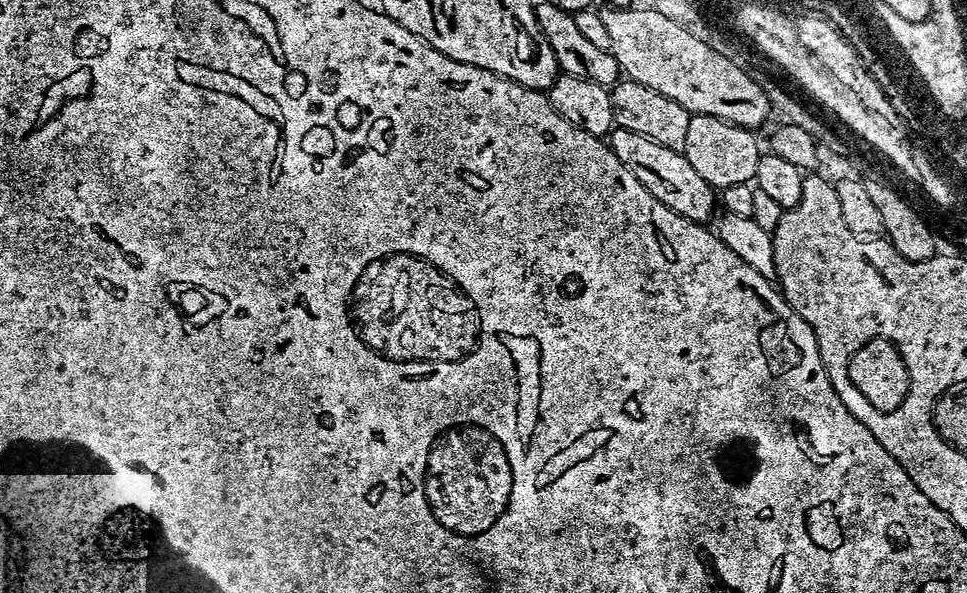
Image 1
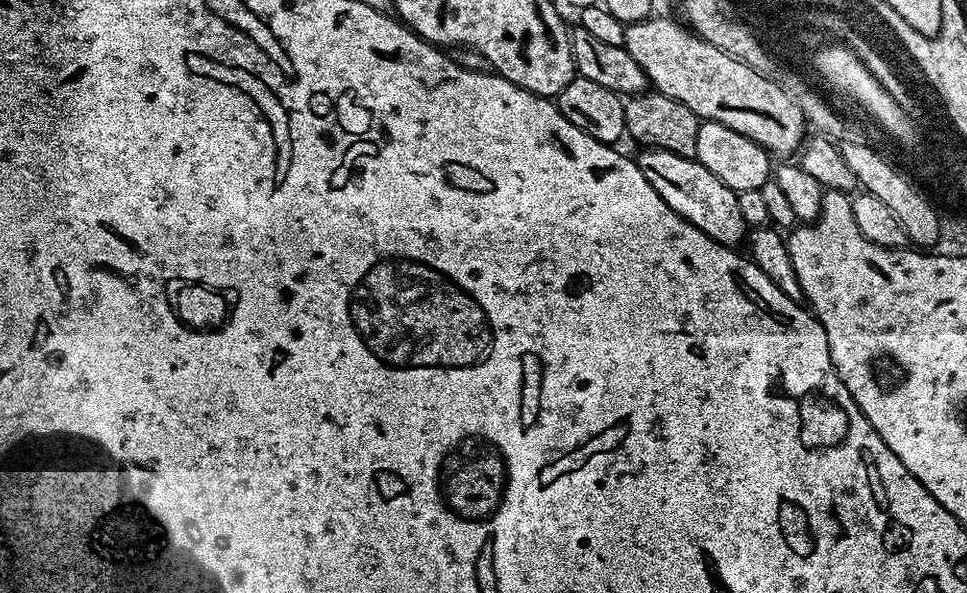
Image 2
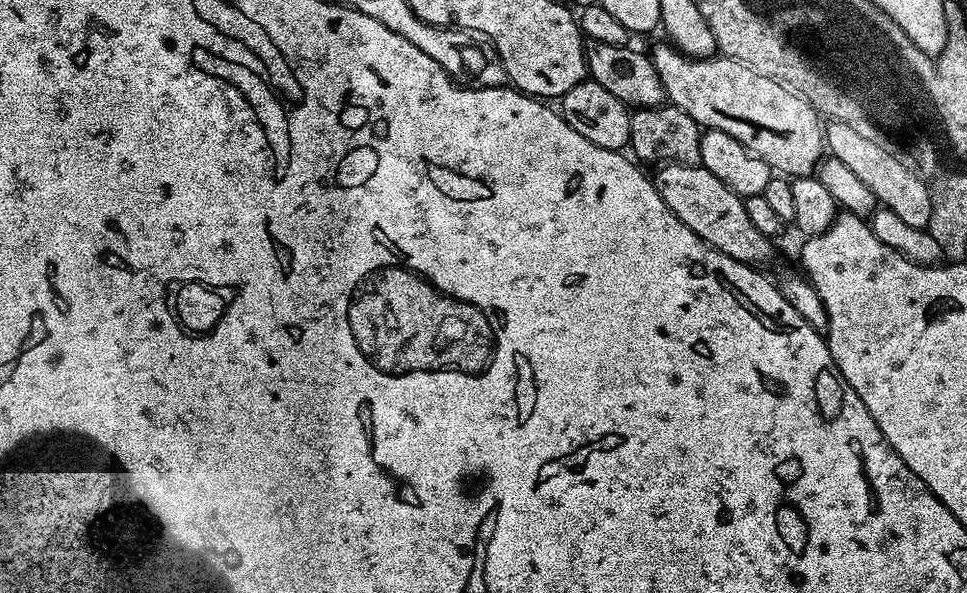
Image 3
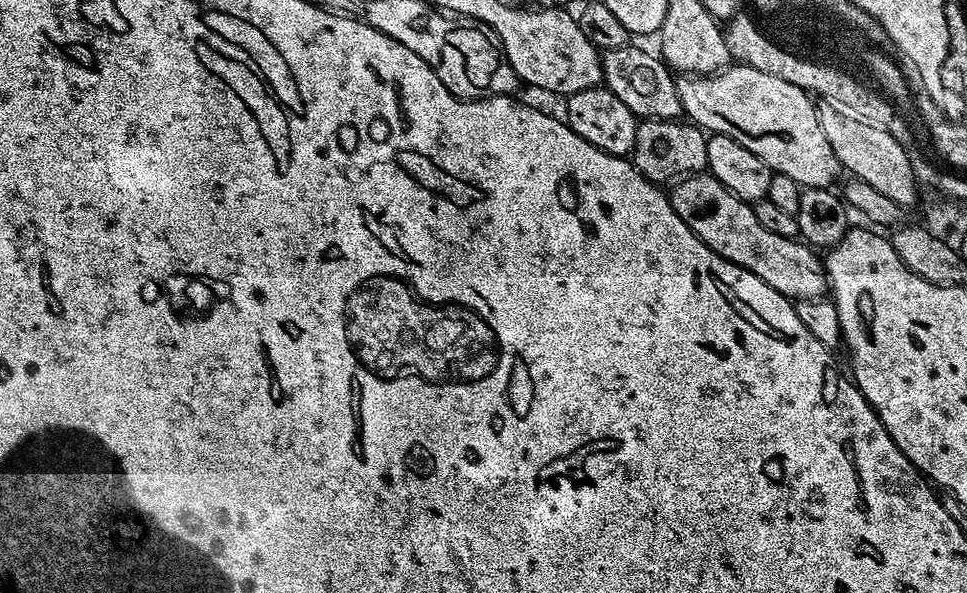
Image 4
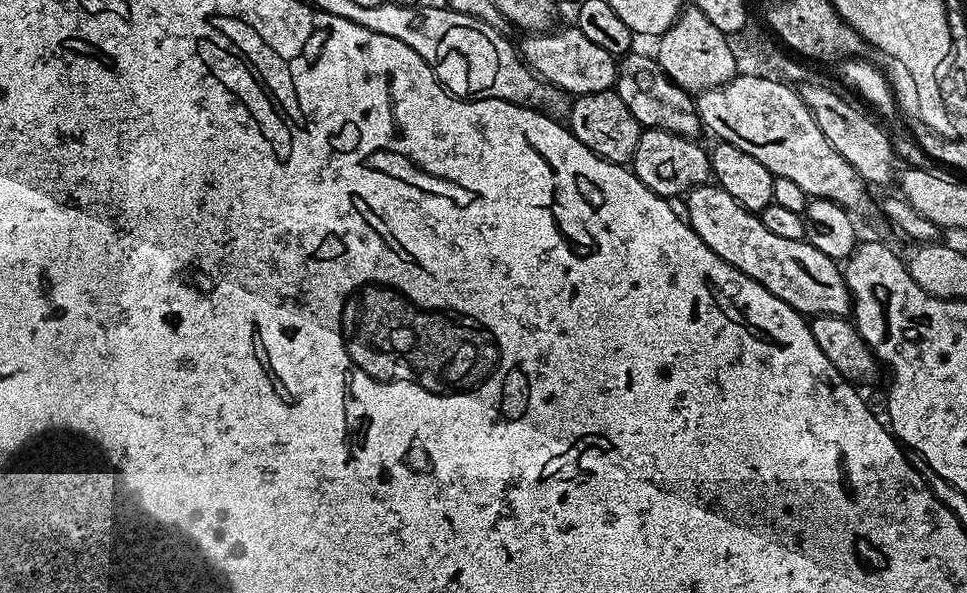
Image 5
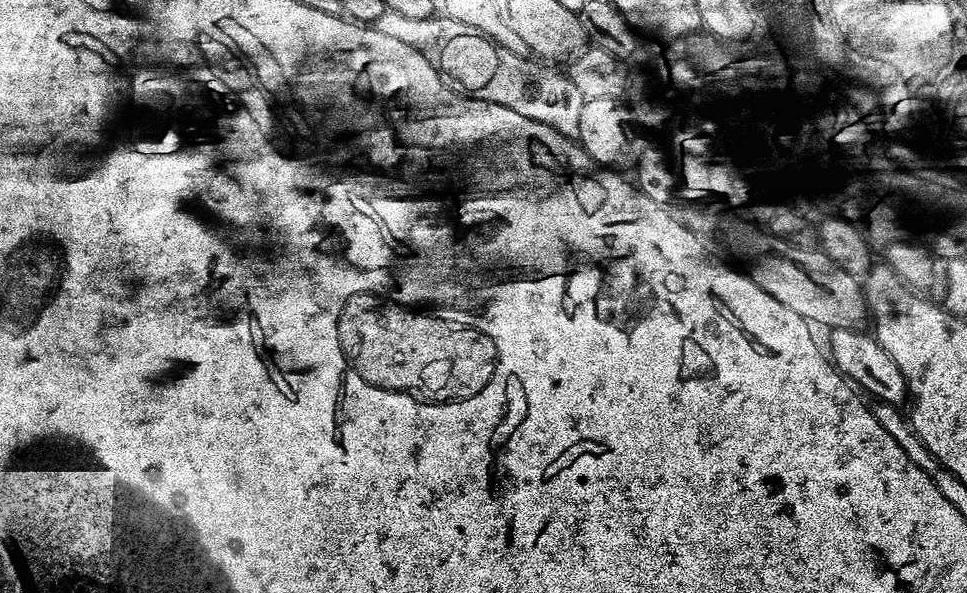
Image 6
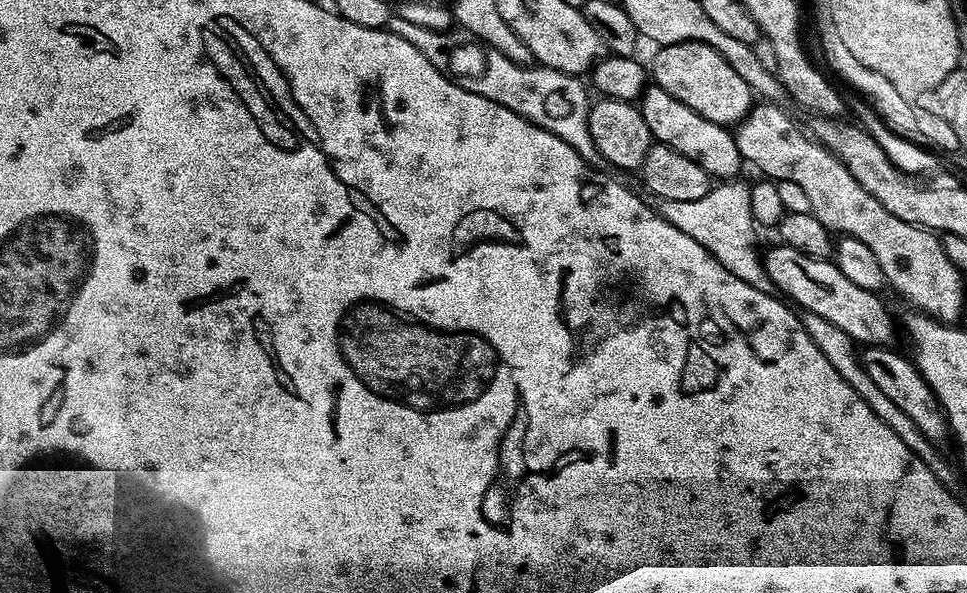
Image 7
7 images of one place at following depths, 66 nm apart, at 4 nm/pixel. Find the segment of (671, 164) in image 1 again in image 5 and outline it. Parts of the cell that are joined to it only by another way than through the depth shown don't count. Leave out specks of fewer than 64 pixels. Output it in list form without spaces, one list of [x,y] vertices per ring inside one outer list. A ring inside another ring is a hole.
[[[709,182],[698,186],[694,190],[690,190],[686,197],[686,203],[688,203],[688,216],[686,212],[686,223],[691,231],[696,233],[697,240],[704,243],[704,247],[710,249],[713,256],[717,256],[723,263],[734,266],[737,272],[741,272],[745,278],[758,282],[761,288],[768,291],[769,296],[777,296],[782,298],[784,304],[789,304],[793,311],[803,314],[805,317],[811,318],[813,316],[842,316],[847,317],[852,311],[852,295],[848,289],[848,284],[844,280],[844,273],[841,265],[835,260],[826,258],[826,254],[822,254],[822,250],[814,250],[814,246],[810,246],[807,240],[802,239],[798,242],[790,242],[787,238],[781,238],[770,234],[770,230],[766,230],[766,226],[762,226],[759,215],[755,212],[748,212],[738,202],[734,202],[734,198],[730,198],[730,194],[726,194],[726,190],[722,190],[715,183]]]

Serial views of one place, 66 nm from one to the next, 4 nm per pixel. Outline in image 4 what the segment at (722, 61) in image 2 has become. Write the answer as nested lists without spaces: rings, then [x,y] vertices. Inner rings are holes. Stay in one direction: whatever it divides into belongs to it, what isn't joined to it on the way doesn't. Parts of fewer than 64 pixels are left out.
[[[739,63],[711,76],[681,75],[676,85],[684,107],[684,116],[691,123],[700,125],[705,133],[734,138],[734,142],[746,146],[750,154],[758,154],[758,158],[762,158],[762,162],[766,162],[766,166],[773,172],[794,178],[794,182],[798,182],[801,189],[832,188],[835,180],[842,176],[838,158],[834,150],[830,150],[830,142],[826,142],[822,126],[818,126],[813,97],[798,86]]]

